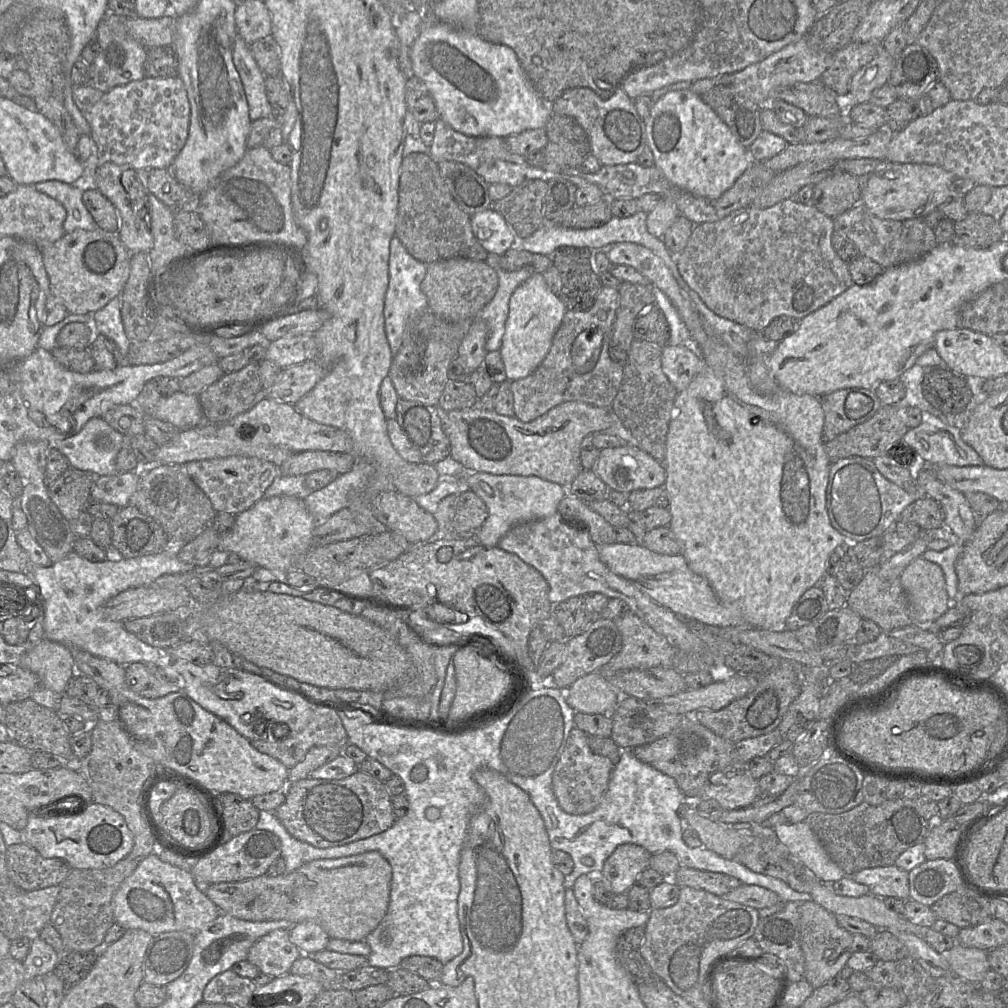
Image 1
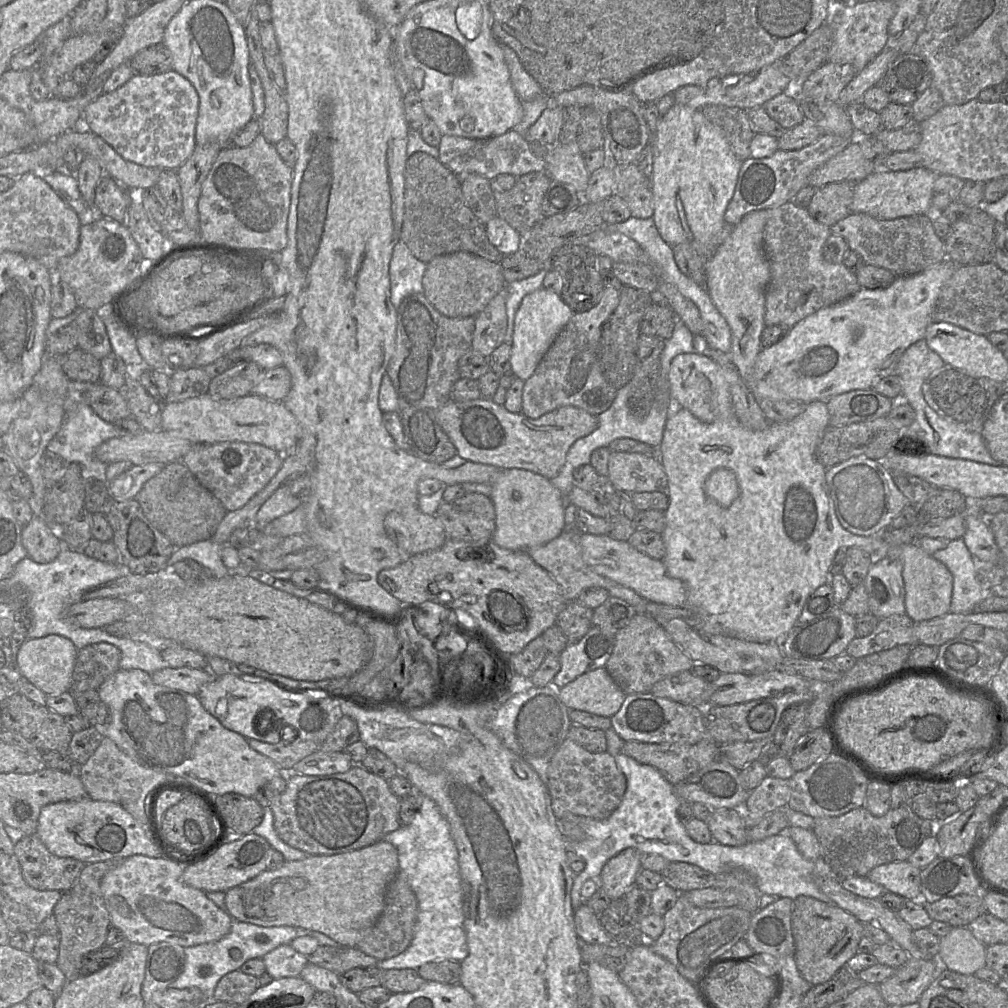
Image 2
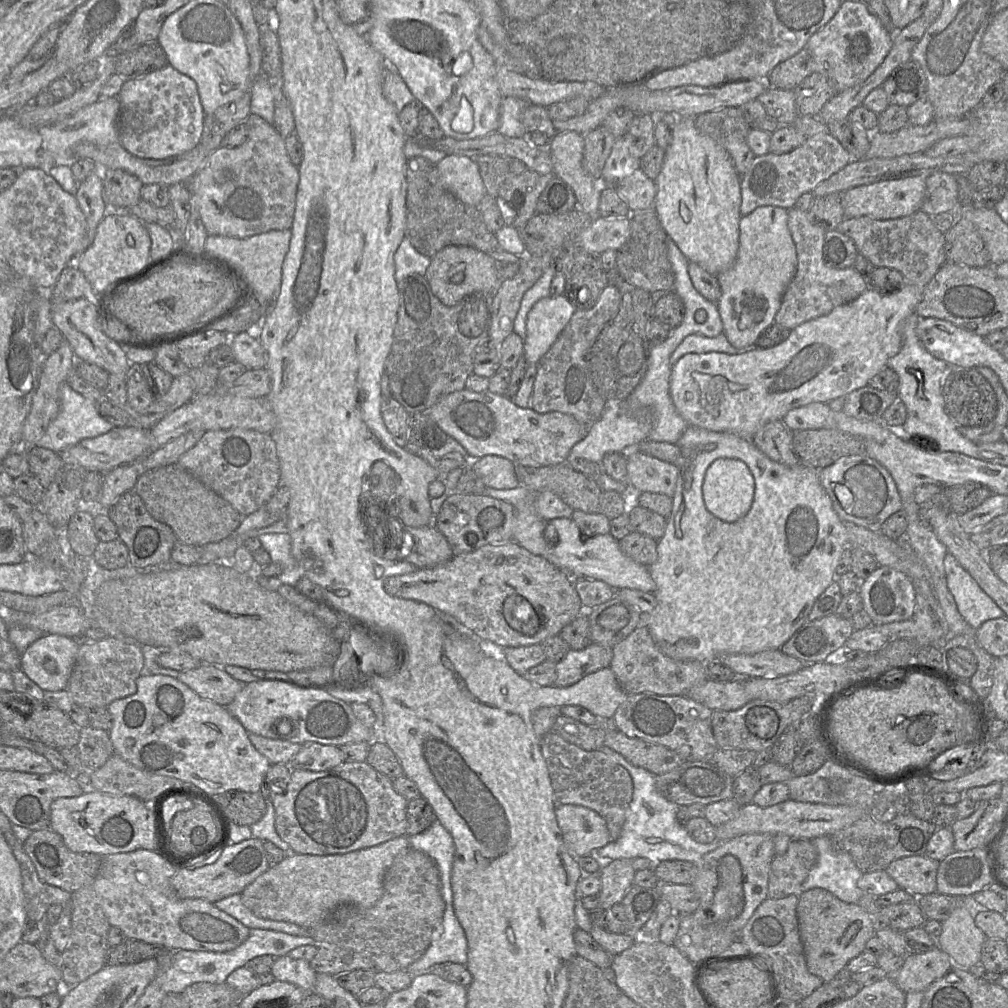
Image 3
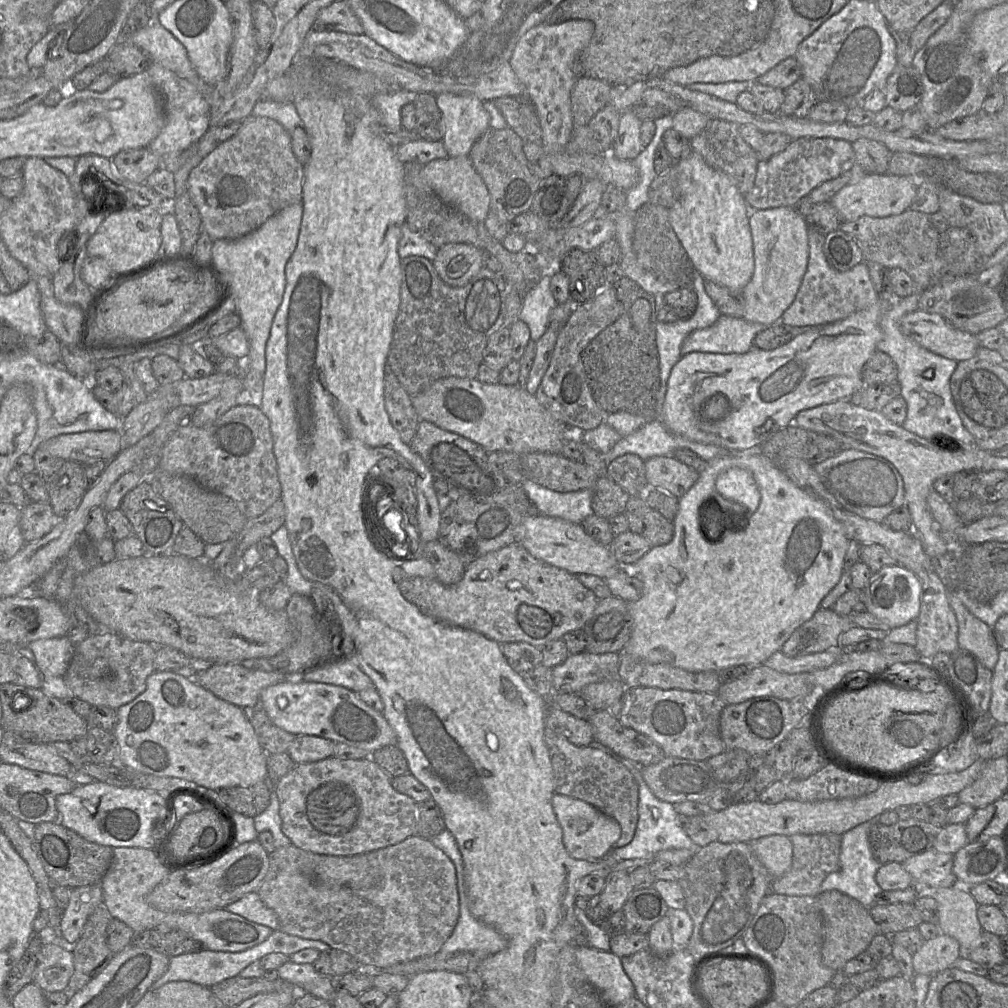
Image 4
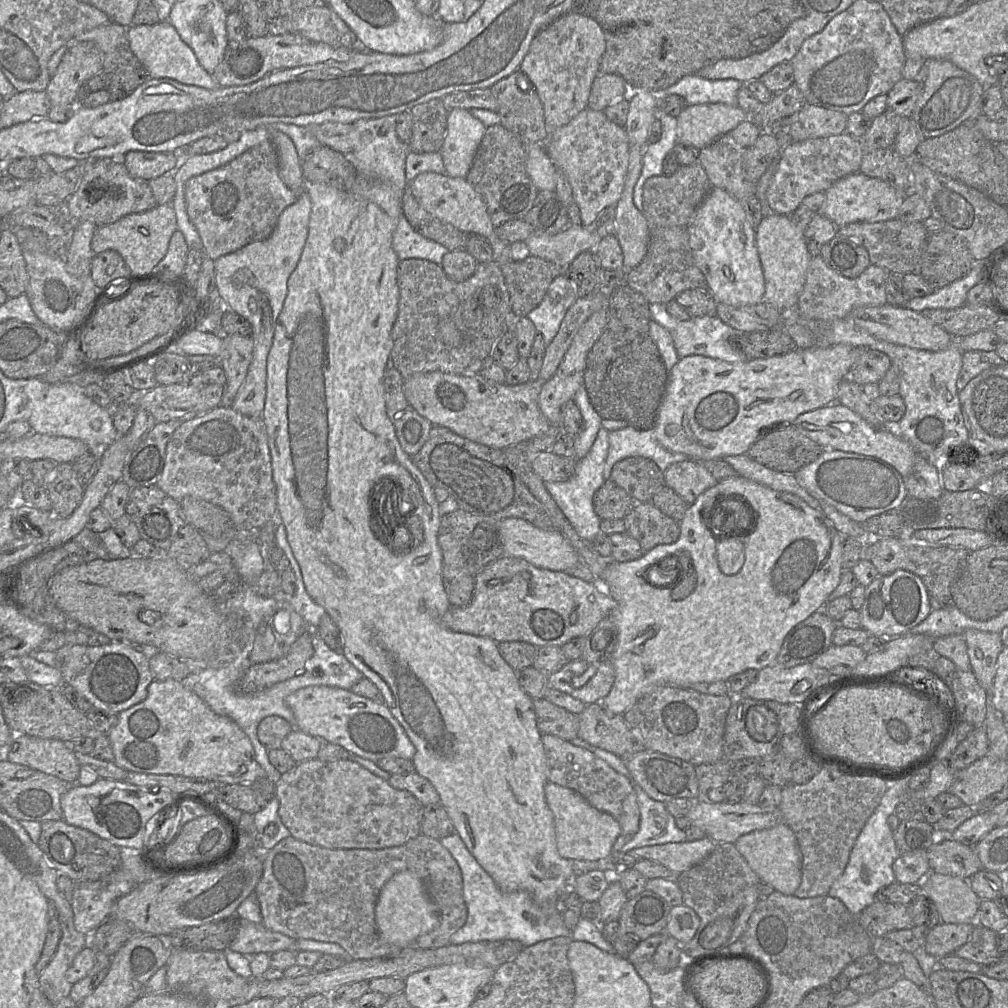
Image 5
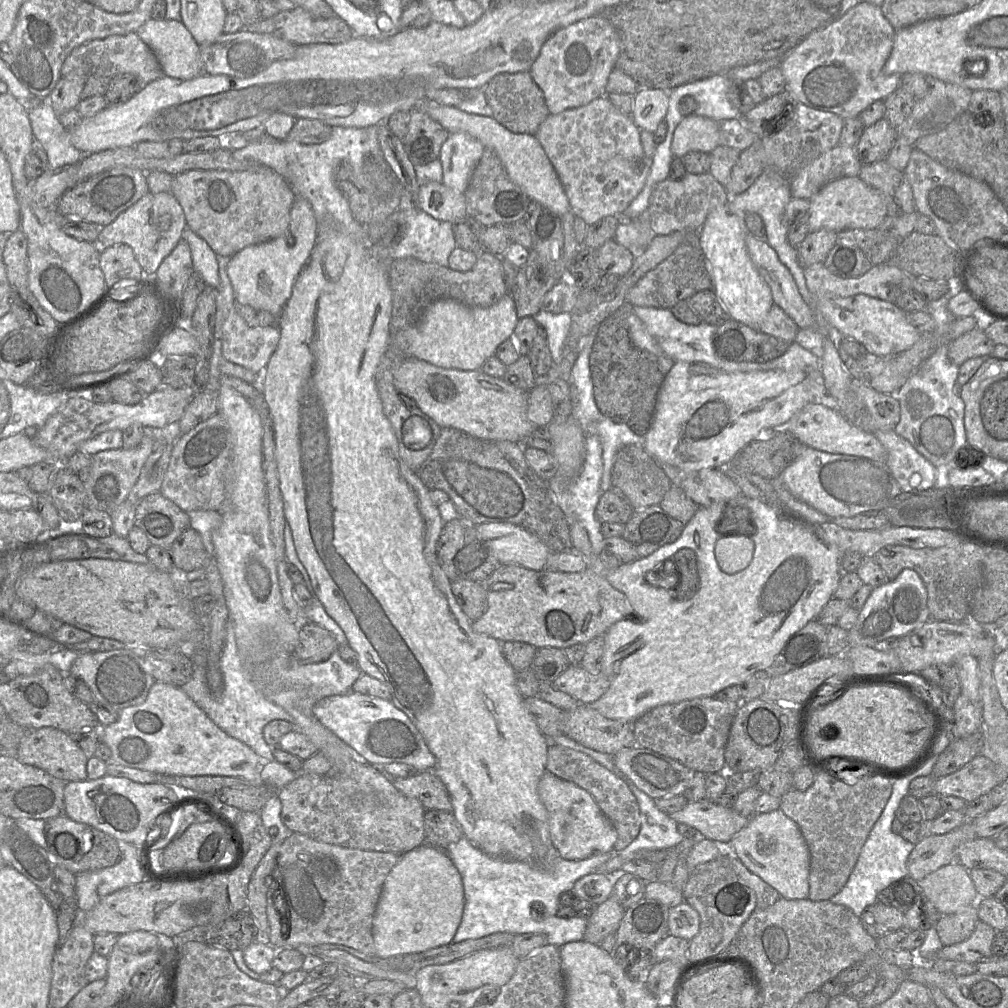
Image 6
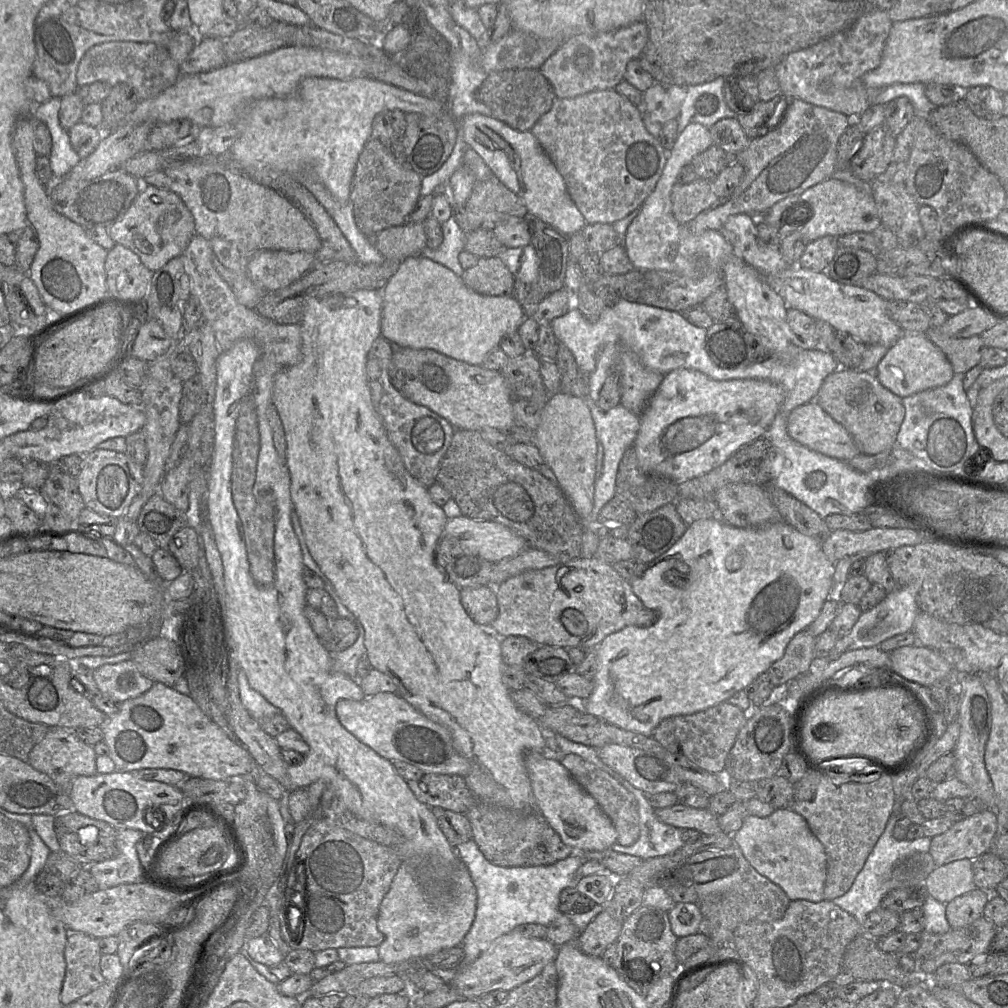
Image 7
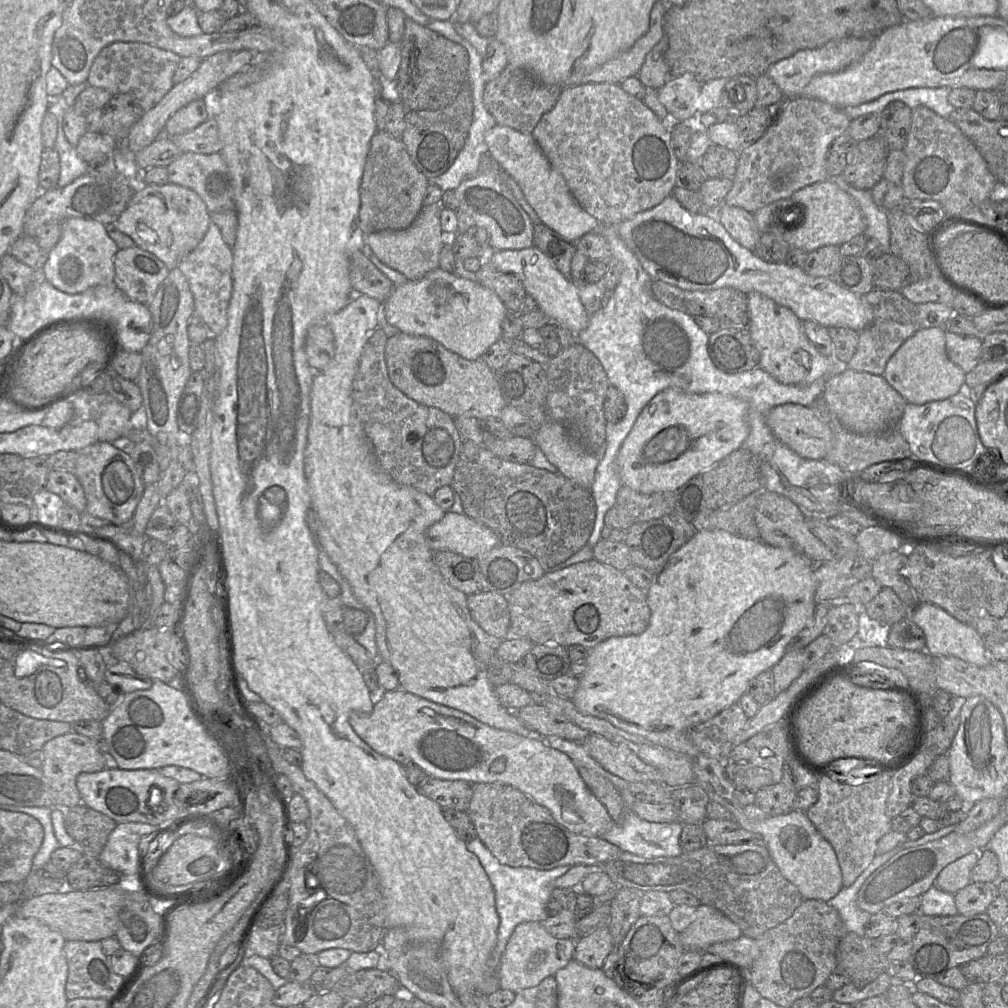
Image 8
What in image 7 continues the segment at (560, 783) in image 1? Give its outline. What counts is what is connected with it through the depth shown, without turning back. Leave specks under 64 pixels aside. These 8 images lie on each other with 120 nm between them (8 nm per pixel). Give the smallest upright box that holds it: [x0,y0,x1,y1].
[559,754,640,846]

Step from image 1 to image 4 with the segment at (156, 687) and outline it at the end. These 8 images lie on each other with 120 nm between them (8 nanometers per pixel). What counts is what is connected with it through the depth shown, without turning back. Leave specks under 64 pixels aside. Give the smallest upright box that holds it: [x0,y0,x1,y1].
[193,664,287,719]

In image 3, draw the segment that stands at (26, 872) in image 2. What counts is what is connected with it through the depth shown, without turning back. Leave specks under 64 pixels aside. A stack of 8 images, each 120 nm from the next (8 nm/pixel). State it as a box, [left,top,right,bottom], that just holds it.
[23,827,102,893]

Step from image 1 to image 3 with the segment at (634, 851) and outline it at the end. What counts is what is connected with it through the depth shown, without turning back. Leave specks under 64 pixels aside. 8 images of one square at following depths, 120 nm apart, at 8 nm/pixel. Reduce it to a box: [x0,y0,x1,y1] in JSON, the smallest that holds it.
[599,859,636,909]

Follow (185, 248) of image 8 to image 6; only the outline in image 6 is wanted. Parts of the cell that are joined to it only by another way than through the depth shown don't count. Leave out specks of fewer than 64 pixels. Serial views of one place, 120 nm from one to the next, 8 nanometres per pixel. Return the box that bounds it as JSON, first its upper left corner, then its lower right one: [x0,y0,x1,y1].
[95,192,186,276]

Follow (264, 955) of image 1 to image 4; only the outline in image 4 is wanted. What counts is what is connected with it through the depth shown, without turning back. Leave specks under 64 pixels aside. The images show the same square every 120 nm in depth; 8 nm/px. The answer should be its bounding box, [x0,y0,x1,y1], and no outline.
[277,960,335,1003]

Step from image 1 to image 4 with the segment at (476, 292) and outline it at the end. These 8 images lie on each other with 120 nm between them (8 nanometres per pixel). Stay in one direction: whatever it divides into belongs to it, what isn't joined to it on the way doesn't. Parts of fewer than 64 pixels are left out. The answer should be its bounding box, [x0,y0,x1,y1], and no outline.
[432,243,483,287]

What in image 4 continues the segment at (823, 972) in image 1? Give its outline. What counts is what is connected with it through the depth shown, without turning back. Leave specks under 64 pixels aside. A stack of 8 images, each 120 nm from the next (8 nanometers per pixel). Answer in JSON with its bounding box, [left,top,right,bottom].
[817,890,878,971]

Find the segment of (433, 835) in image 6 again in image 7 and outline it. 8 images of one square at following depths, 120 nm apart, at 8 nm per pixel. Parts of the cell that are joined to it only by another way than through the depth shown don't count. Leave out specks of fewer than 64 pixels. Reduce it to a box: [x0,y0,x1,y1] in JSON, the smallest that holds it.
[430,807,473,847]

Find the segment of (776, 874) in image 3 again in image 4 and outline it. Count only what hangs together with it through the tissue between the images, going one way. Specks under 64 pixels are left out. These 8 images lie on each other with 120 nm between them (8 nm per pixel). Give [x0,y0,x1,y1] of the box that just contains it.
[771,834,842,896]

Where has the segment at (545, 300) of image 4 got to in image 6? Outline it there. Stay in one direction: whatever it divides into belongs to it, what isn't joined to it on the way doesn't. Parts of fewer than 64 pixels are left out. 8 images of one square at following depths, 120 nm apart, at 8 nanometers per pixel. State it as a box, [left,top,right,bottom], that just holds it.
[533,309,572,362]

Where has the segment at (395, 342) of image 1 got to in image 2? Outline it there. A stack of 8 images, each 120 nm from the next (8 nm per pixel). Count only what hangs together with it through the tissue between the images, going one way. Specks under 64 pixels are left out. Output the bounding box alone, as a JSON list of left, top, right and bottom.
[390,241,427,309]

